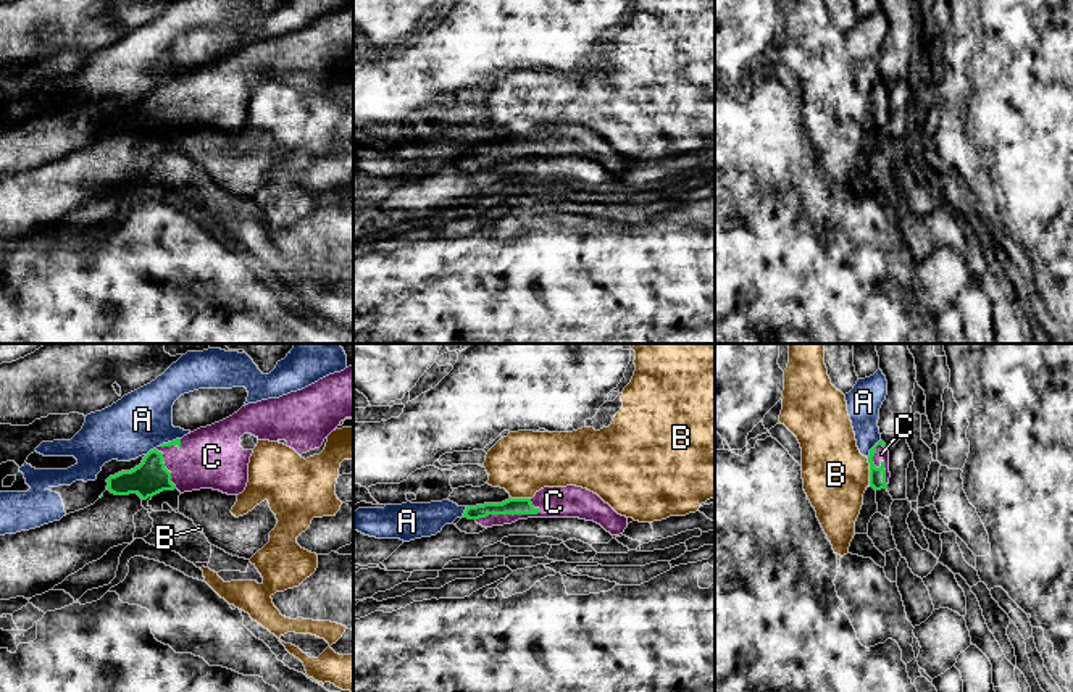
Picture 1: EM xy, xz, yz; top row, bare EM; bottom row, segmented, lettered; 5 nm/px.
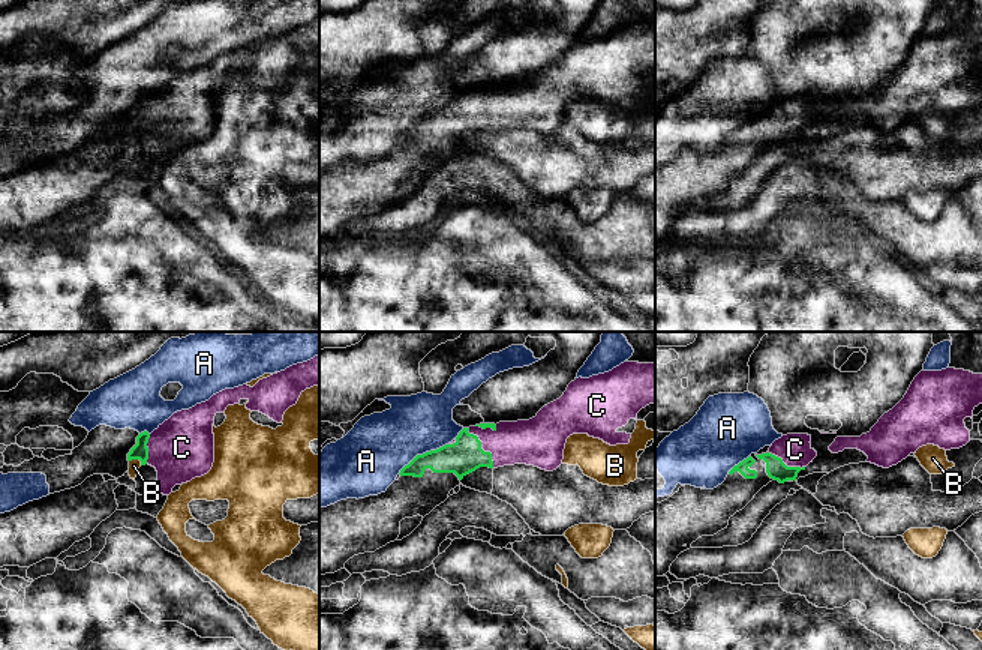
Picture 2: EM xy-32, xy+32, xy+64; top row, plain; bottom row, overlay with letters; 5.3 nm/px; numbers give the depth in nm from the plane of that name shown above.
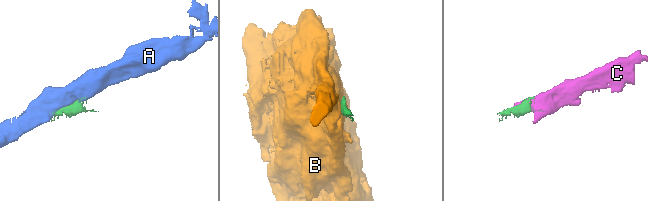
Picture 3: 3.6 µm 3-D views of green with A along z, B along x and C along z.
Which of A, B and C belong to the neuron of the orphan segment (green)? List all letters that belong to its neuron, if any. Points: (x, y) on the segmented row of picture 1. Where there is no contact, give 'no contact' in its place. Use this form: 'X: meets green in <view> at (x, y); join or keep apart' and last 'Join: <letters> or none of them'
A: meets green in yz at (872, 449); keep apart
B: meets green in yz at (870, 471); keep apart
C: meets green in xz at (509, 513); join
Join: C

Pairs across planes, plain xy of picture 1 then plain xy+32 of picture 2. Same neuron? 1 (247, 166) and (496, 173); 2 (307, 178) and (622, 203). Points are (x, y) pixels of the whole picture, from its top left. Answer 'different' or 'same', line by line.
1: different
2: different

